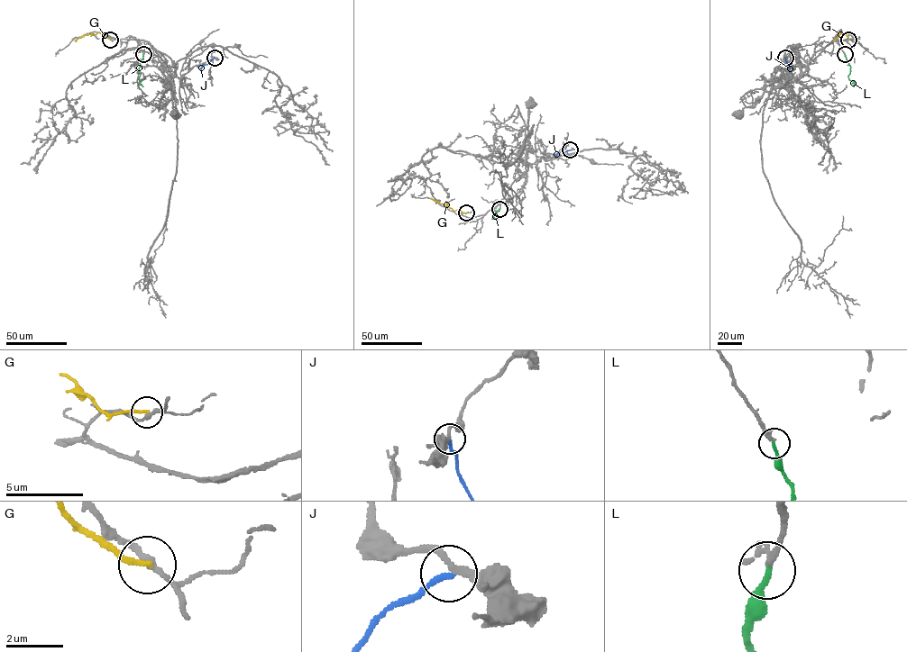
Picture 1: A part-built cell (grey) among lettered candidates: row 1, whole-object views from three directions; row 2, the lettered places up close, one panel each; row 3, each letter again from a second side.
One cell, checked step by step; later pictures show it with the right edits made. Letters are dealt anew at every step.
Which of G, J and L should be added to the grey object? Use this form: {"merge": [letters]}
{"merge": ["L"]}

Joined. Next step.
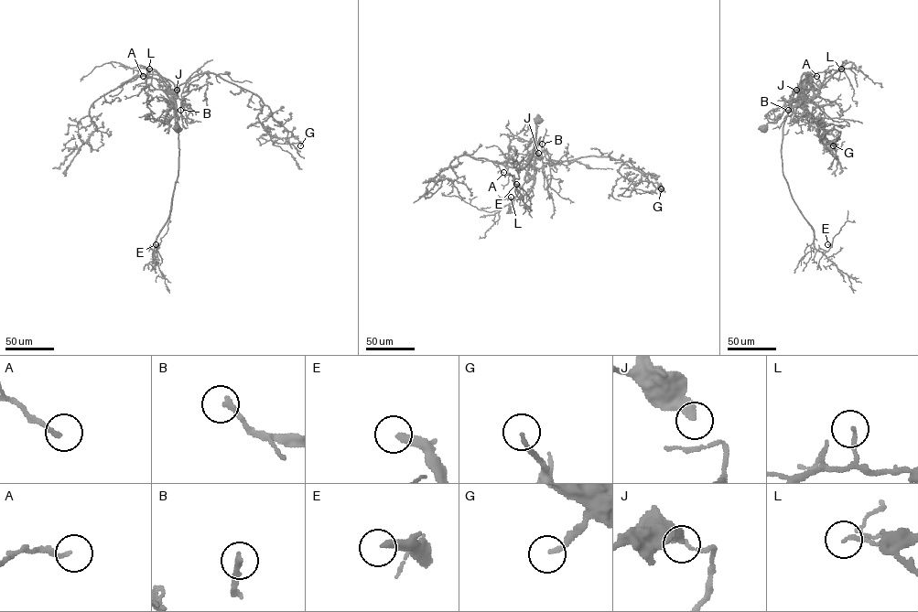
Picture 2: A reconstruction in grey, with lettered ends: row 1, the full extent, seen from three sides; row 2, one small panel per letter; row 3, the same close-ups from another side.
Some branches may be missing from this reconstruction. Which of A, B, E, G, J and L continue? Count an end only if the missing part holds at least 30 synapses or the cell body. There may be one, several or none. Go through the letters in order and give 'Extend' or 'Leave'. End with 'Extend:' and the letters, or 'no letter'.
A: Extend
B: Extend
E: Leave
G: Leave
J: Leave
L: Leave
Extend: A, B

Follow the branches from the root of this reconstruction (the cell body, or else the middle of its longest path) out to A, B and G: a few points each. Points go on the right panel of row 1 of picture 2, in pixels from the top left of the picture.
A: (763, 128), (768, 123), (774, 122), (793, 101), (804, 94), (807, 76), (816, 76)
B: (763, 128), (768, 123), (774, 122), (784, 111), (802, 104), (804, 99), (802, 98), (794, 112), (788, 110)
G: (763, 128), (815, 89), (804, 73), (800, 90), (807, 110), (825, 128), (825, 144), (833, 145)

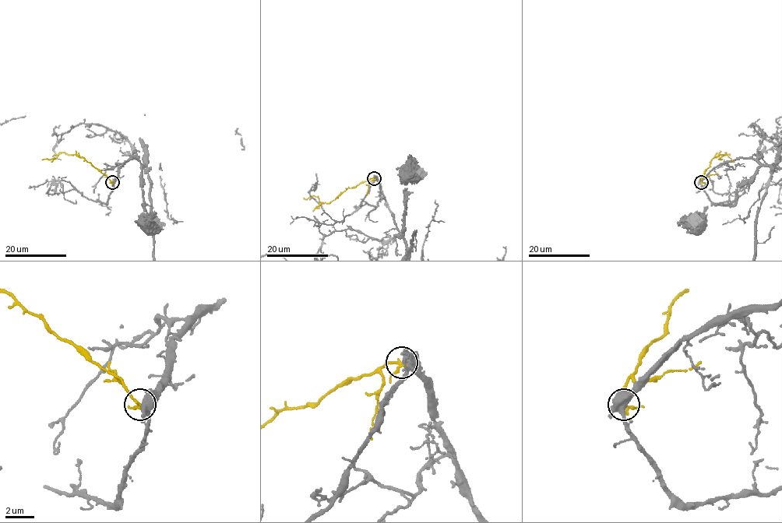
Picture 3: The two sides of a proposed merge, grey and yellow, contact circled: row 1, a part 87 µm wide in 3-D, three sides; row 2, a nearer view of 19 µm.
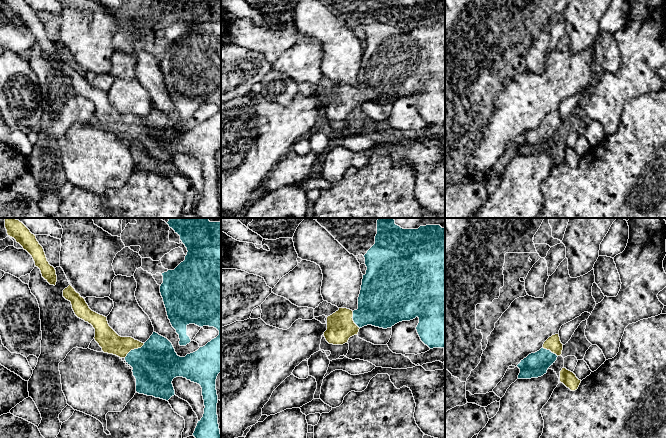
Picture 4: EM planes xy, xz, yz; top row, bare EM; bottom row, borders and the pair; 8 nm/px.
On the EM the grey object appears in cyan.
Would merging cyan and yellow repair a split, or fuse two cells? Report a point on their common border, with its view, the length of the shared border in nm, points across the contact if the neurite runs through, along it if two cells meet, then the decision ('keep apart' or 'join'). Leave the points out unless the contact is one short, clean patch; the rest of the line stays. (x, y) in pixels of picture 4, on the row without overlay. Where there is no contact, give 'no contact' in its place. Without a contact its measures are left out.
xy (134, 125) | 200 nm | across xy (155, 141), (142, 133), (134, 125), (118, 122), (110, 118) | join

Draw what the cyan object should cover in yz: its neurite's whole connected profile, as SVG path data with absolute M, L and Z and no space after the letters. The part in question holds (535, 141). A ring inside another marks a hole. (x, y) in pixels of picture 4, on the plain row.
M559 110L552 111L543 120L543 123L529 130L517 141L520 145L518 155L538 154L547 149L548 144L561 132L563 120Z

